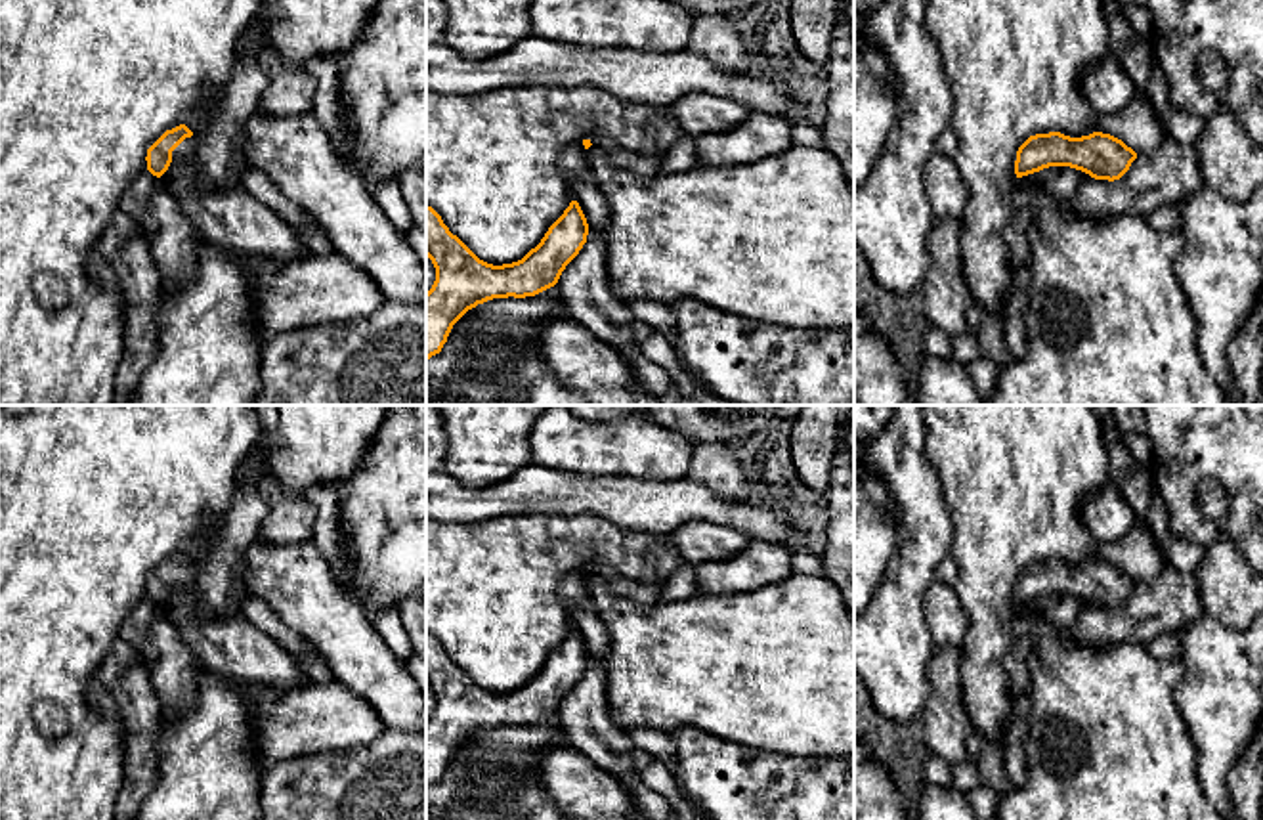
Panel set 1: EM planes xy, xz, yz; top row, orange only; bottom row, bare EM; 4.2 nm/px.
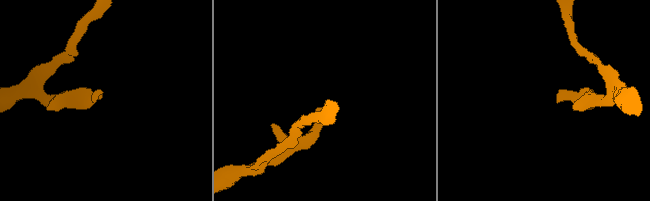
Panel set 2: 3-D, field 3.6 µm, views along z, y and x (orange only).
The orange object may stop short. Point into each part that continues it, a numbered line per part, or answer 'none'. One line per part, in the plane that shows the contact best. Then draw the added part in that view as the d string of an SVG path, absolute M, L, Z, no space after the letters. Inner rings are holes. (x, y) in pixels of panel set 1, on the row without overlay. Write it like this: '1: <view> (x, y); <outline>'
1: xy (232, 647); M185 566L168 594L166 619L178 629L199 669L264 682L271 688L304 686L302 669L269 635L252 625L243 612L212 617L199 610L197 566Z

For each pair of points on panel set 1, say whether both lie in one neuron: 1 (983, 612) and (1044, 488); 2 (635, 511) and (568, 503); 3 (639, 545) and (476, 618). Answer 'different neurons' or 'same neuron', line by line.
1: same neuron
2: same neuron
3: same neuron

